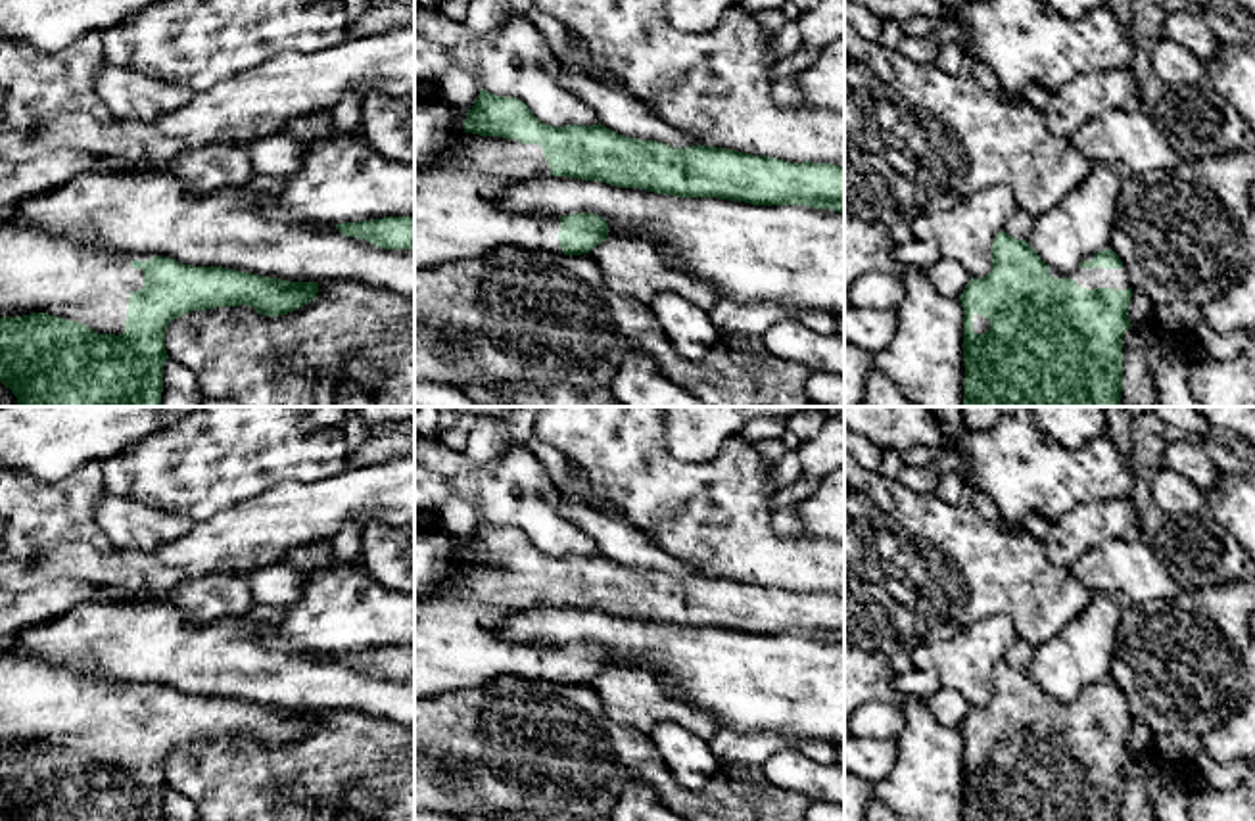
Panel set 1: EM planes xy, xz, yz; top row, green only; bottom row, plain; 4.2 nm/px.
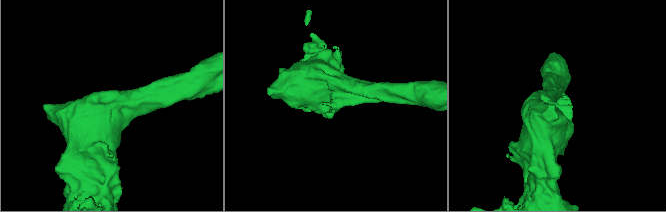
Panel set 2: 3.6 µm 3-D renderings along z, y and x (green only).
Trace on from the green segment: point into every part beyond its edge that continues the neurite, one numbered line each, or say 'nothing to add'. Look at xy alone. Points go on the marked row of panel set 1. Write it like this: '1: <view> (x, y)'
1: xy (39, 273)

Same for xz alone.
1: xz (457, 200)

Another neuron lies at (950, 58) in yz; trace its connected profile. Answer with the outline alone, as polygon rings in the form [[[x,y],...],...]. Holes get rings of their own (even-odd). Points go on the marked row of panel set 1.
[[[950,42],[940,48],[938,56],[935,58],[933,65],[950,73],[950,75],[965,75],[967,73],[969,58],[963,52],[959,42]]]

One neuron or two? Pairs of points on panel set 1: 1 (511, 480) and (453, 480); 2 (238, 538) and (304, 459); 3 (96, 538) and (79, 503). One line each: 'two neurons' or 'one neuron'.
1: one neuron
2: two neurons
3: one neuron

